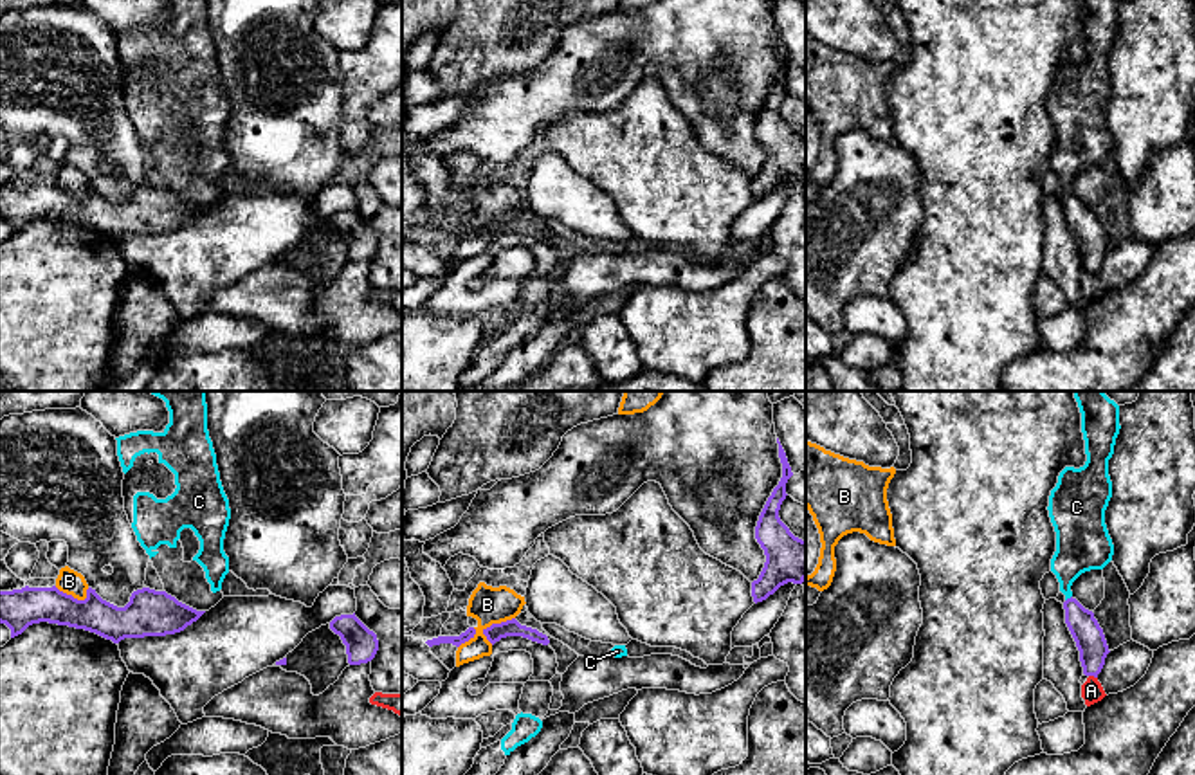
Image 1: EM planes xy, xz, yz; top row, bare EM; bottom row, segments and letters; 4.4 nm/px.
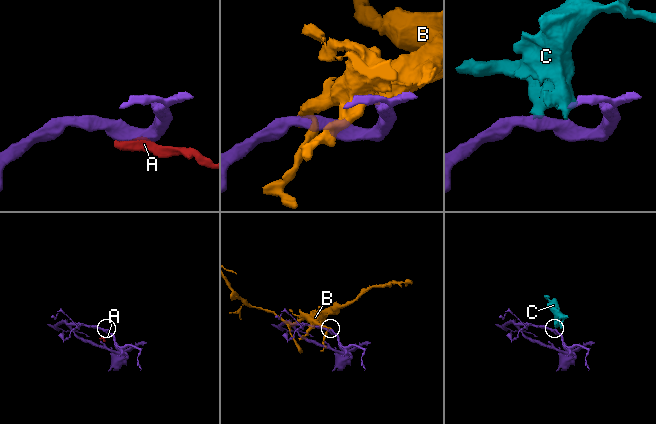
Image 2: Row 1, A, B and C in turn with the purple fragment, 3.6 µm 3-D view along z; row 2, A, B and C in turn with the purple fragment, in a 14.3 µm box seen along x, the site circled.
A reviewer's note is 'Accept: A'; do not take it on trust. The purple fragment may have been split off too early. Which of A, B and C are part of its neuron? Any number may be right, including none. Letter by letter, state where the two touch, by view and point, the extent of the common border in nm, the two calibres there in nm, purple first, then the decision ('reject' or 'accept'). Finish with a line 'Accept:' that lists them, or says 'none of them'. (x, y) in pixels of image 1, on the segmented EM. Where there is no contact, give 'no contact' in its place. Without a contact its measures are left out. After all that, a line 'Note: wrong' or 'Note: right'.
A: contact yz (1093, 674); length 40 nm; calibres 130 and 100 nm; reject
B: contact xz (498, 624); length 170 nm; calibres 80 and 170 nm; reject
C: contact yz (1067, 599); length 40 nm; calibres 130 and 240 nm; reject
Accept: none of them
Note: wrong

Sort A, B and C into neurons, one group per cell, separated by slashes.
A / B / C

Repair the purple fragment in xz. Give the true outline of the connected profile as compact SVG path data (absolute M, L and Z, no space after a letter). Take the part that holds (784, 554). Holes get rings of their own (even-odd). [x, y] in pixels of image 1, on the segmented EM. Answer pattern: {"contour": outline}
{"contour": "M779 438L777 443L782 478L768 497L755 526L755 539L766 555L759 579L752 582L755 604L766 600L788 582L802 584L806 580L806 541L795 537L779 517L780 505L788 496L786 483L793 472Z"}

